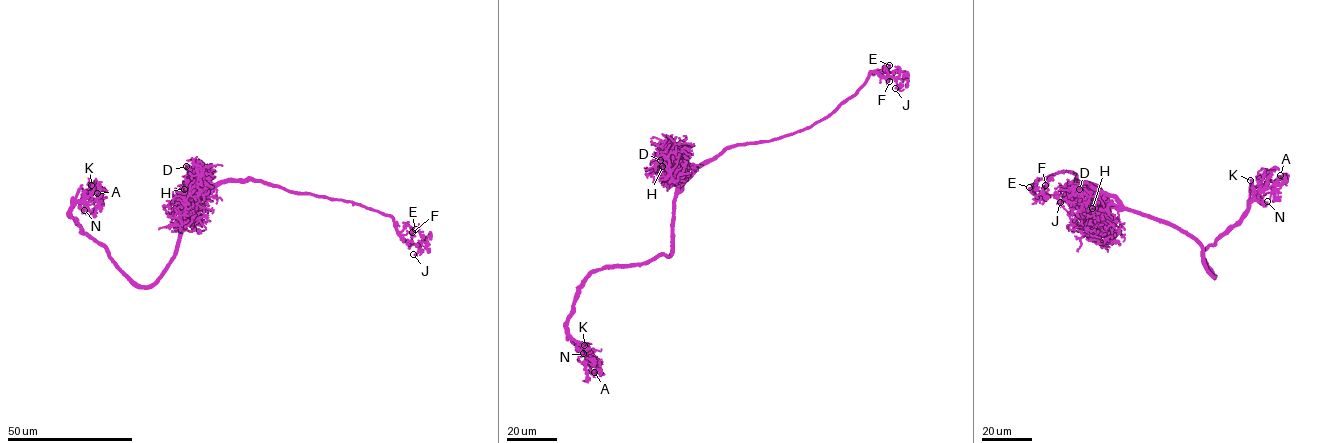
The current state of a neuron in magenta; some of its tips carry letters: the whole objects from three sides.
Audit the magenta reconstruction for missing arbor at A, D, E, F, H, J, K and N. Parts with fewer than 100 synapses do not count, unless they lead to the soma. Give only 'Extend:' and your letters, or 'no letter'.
Extend: no letter

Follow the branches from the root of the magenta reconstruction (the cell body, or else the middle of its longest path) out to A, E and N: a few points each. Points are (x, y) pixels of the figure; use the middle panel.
A: (674, 203), (673, 252), (593, 271), (578, 288), (567, 326), (593, 358), (594, 372)
E: (674, 203), (683, 181), (727, 148), (781, 138), (810, 128), (850, 99), (871, 72), (889, 65)
N: (674, 203), (673, 252), (667, 256), (663, 252), (643, 263), (593, 271), (578, 288), (567, 326), (583, 353)

